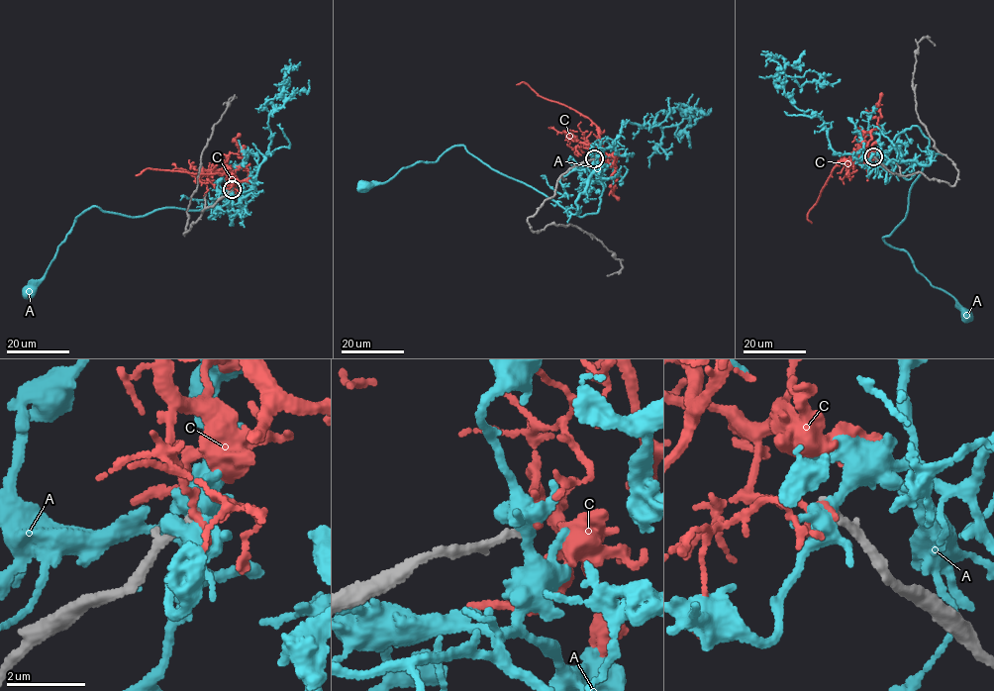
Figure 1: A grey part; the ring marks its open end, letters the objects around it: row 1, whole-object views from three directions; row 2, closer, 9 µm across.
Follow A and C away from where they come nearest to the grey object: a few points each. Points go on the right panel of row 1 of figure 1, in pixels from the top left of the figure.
A: (874, 157), (915, 126), (931, 152), (920, 165), (838, 154), (784, 86), (785, 76), (838, 80)
C: (873, 156), (861, 146), (862, 151), (854, 159), (835, 166), (810, 209), (807, 219), (811, 223)

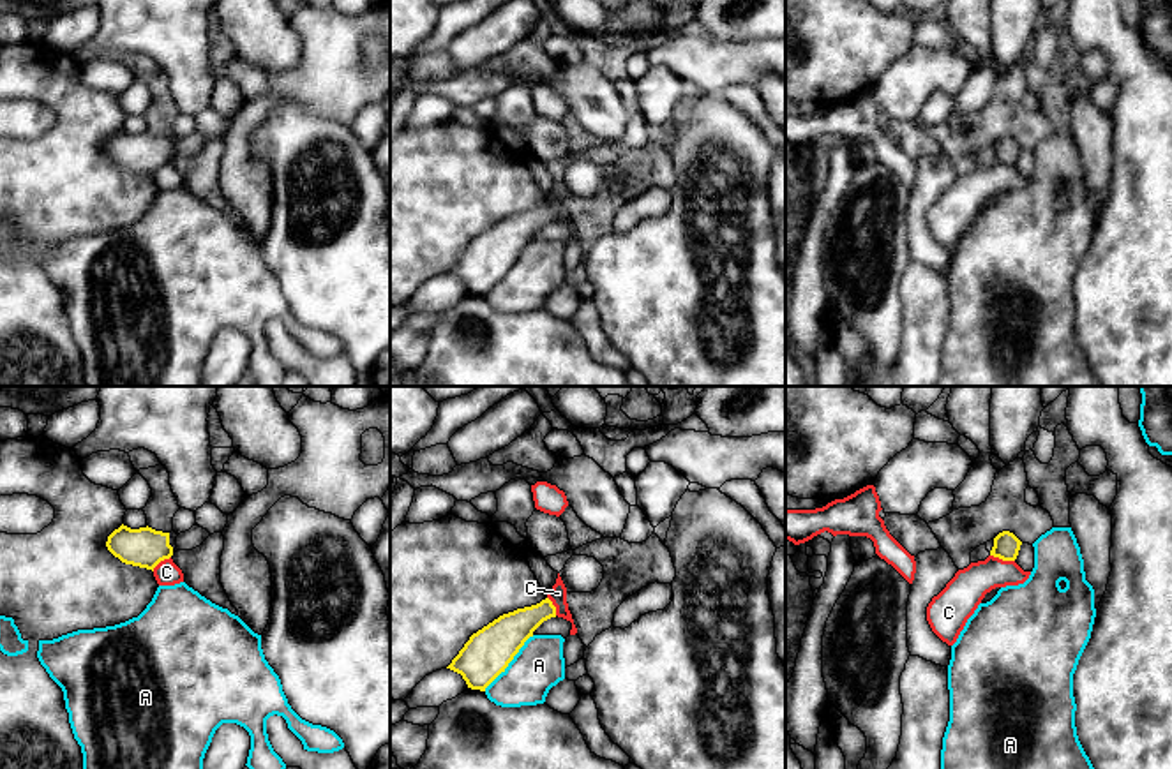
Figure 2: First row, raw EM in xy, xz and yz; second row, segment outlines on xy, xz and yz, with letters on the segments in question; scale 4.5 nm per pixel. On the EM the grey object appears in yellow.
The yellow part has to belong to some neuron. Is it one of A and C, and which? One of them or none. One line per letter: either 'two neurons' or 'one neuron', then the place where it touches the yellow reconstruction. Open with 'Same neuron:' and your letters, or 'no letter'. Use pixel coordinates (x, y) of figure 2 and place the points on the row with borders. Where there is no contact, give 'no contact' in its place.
Same neuron: no letter
A: two neurons | xz (510, 660)
C: two neurons | yz (1003, 559)

